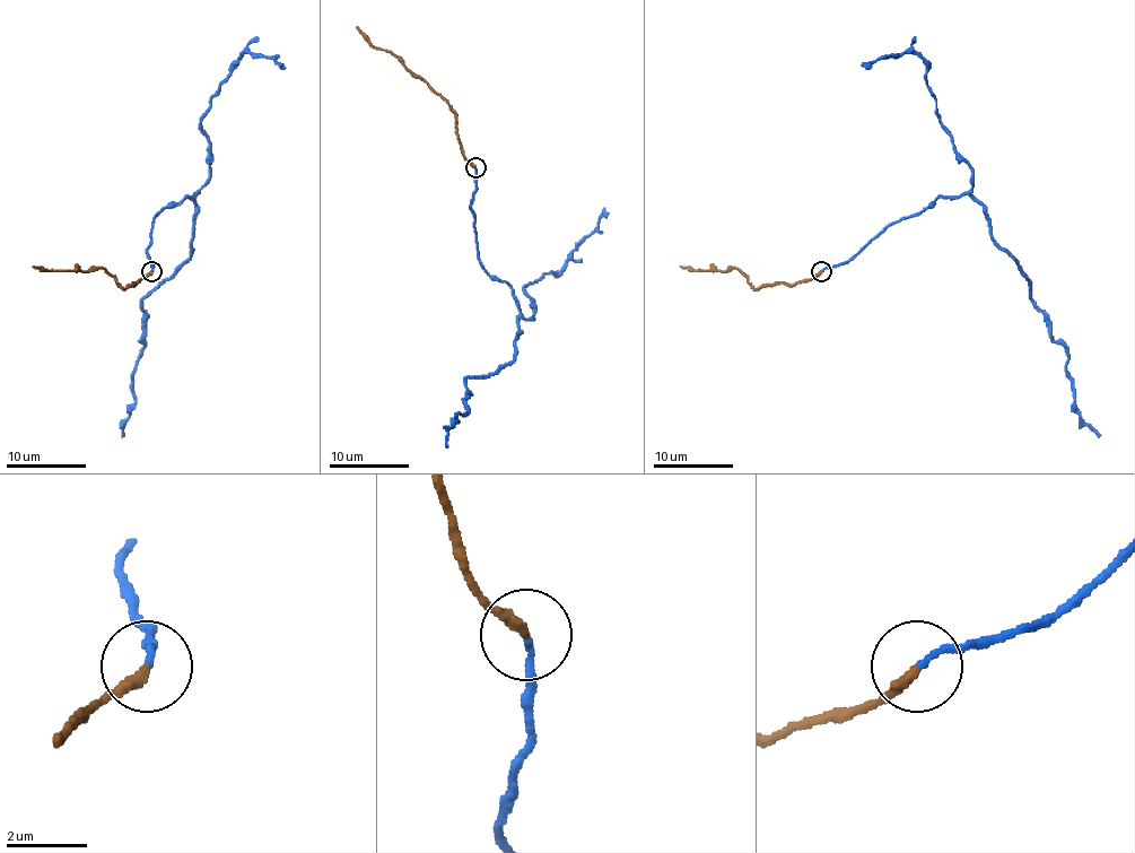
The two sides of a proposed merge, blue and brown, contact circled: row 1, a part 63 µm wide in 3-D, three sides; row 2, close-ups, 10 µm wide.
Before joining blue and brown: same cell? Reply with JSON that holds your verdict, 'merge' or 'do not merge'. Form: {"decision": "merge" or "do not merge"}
{"decision": "merge"}

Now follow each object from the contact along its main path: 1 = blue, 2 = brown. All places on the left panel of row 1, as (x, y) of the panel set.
1: (151, 269), (154, 217), (195, 193), (191, 255), (141, 302), (136, 406), (121, 437)
2: (151, 271), (128, 287), (102, 268), (43, 271), (33, 266)

